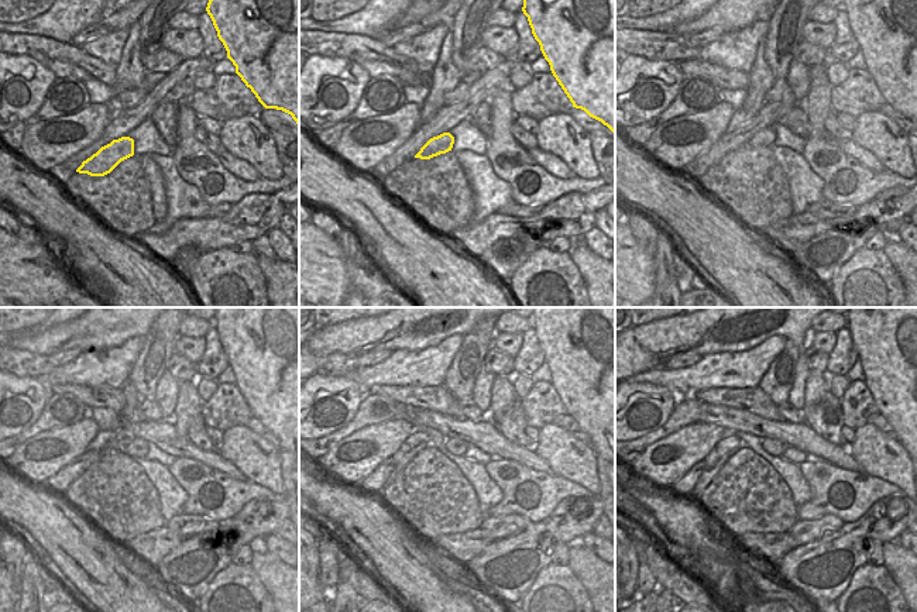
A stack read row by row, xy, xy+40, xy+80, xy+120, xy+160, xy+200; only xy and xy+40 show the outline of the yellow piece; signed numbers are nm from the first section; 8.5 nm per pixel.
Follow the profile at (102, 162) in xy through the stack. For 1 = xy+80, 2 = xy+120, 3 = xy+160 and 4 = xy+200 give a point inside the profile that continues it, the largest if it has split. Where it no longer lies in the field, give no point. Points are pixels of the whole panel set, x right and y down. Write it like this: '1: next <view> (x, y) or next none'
1: next xy+80 (765, 137)
2: next xy+120 (137, 447)
3: next xy+160 (456, 446)
4: next xy+200 (772, 446)

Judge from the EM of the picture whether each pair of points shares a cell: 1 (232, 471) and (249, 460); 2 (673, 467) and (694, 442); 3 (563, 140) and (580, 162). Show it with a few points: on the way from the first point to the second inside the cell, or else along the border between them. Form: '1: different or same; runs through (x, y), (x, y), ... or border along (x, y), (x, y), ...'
1: different; border along (216, 449), (246, 478)
2: same; runs through (676, 461), (689, 447)
3: same; runs through (569, 145), (577, 157)

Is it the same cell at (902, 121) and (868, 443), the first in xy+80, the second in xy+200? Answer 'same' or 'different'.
different

